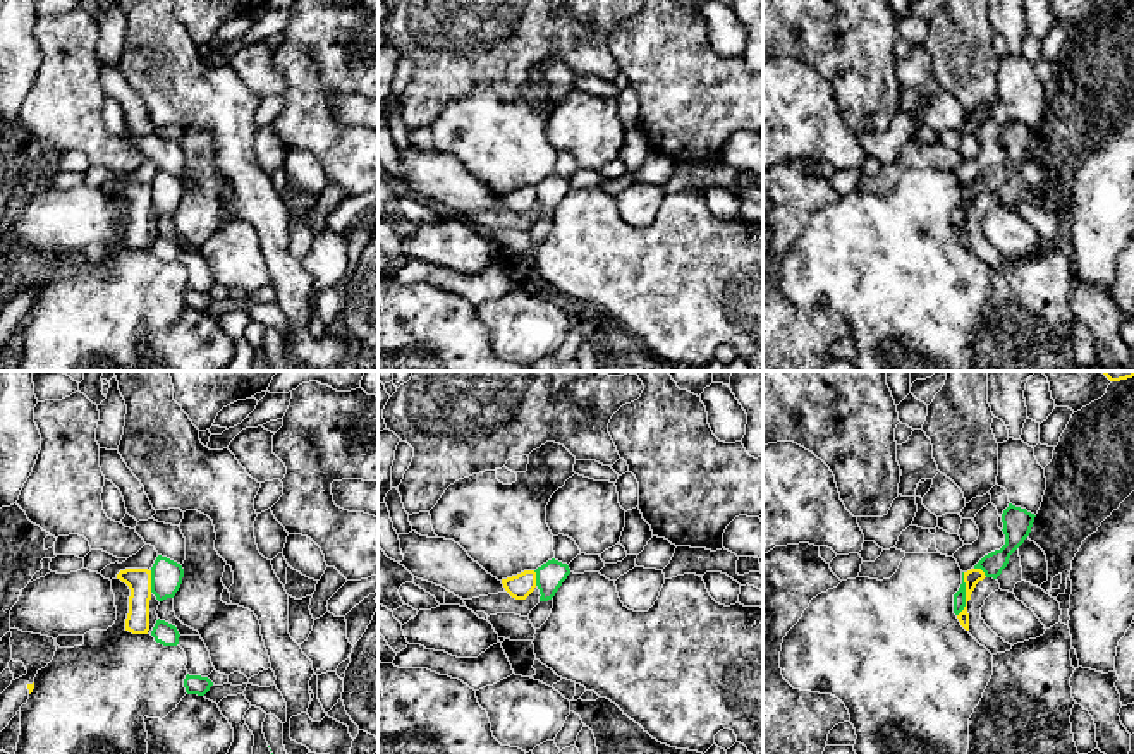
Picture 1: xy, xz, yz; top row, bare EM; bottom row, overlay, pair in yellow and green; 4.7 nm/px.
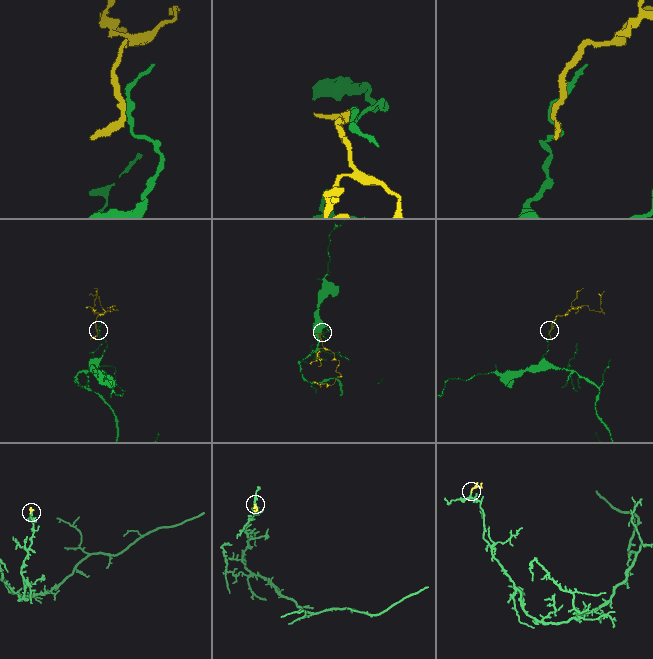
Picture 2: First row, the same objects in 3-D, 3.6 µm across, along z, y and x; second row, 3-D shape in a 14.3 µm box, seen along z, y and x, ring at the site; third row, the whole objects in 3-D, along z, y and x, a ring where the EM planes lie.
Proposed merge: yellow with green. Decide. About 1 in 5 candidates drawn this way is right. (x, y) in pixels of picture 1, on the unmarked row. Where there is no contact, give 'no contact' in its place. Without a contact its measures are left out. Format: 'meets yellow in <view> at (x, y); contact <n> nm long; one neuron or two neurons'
meets yellow in yz at (966, 210); contact 220 nm long; two neurons

